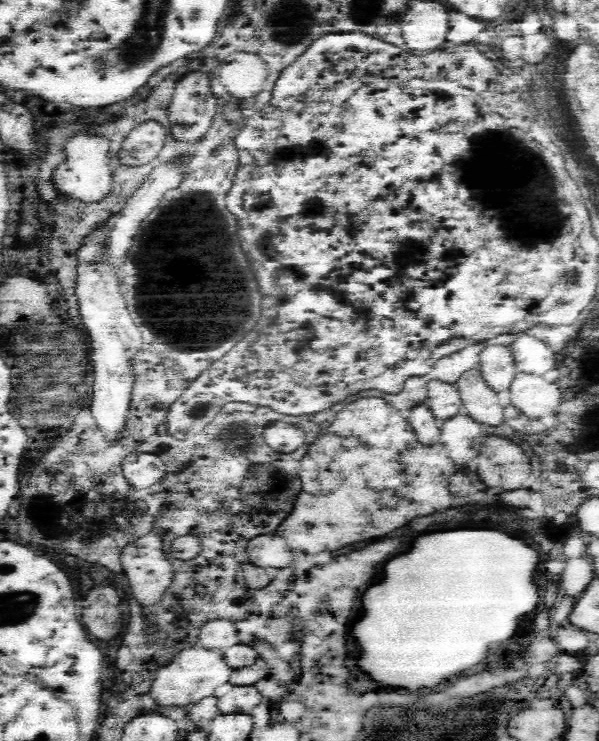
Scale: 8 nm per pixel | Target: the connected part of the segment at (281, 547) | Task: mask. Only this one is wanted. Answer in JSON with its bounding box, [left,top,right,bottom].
[248,534,292,568]

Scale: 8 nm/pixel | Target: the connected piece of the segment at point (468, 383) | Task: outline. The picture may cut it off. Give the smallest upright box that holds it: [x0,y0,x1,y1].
[456,368,504,426]

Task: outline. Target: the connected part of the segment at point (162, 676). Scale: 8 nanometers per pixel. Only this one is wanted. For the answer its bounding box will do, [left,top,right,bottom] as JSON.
[148,646,232,706]

